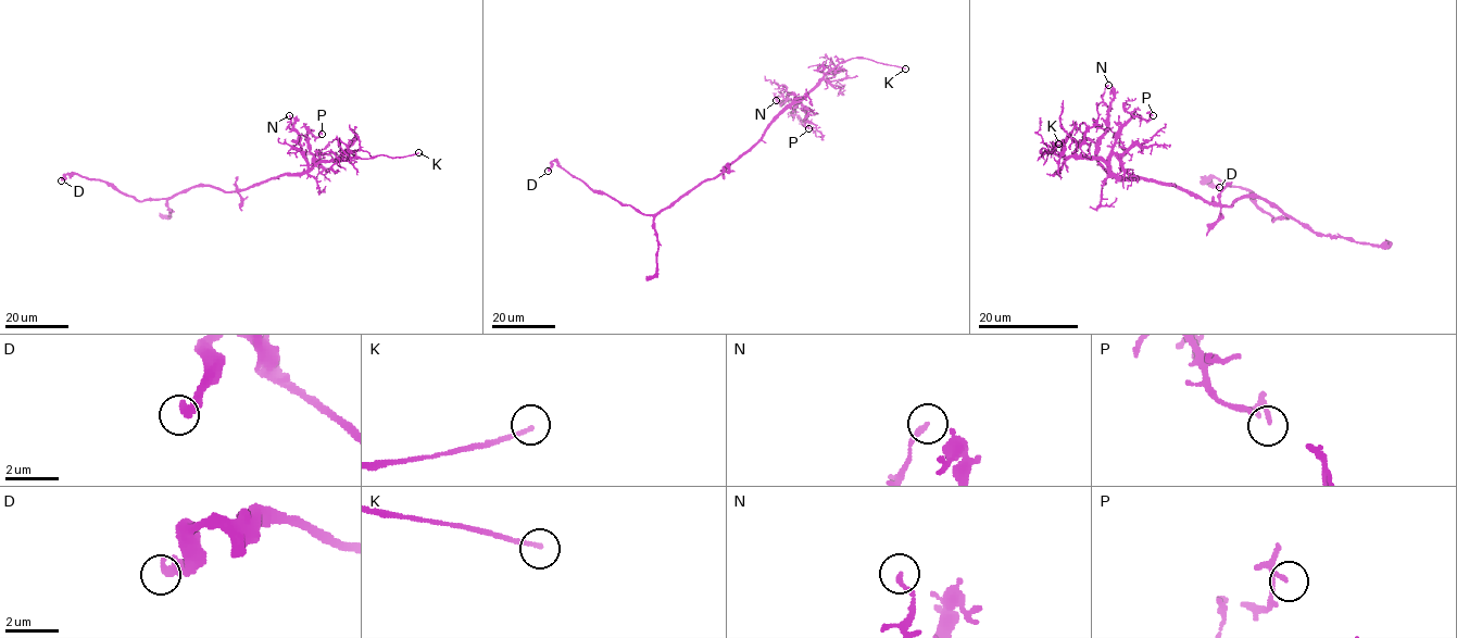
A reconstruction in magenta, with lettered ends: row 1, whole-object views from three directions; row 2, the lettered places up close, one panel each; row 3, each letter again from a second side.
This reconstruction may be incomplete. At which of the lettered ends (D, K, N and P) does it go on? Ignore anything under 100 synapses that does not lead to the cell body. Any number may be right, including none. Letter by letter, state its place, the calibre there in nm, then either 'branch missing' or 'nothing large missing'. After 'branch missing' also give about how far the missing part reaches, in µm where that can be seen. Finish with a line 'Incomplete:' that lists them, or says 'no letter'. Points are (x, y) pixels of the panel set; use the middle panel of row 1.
D: at (548, 171); 360 nm thick; nothing large missing
K: at (905, 69); 160 nm thick; branch missing; about 25 µm are missing
N: at (776, 100); 190 nm thick; nothing large missing
P: at (808, 128); 130 nm thick; nothing large missing
Incomplete: K

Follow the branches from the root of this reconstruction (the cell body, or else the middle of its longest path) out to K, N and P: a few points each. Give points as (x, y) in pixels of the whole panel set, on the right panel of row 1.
K: (1215, 205), (1170, 185), (1143, 178), (1120, 178), (1102, 160), (1041, 153), (1043, 148), (1051, 151), (1058, 144)
N: (1215, 205), (1170, 185), (1115, 178), (1104, 167), (1096, 144), (1108, 127), (1103, 100), (1108, 85)
P: (1215, 205), (1170, 185), (1120, 178), (1110, 170), (1117, 132), (1130, 114), (1146, 120), (1148, 113), (1153, 115)

